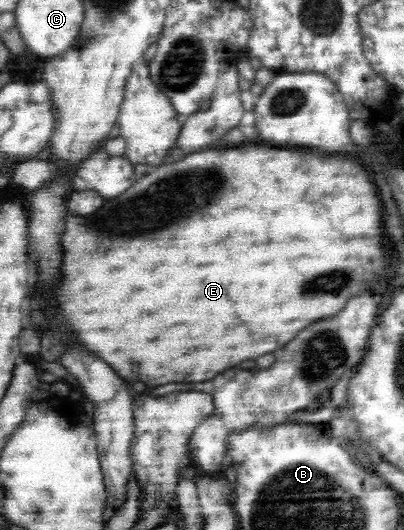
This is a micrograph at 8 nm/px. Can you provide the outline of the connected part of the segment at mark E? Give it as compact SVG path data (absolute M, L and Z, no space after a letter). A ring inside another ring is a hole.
M240 147L240 149L228 149L228 151L202 151L202 153L192 153L188 157L184 157L182 161L168 161L174 165L162 165L156 167L152 173L148 175L140 175L130 186L126 193L120 193L112 199L105 200L100 209L90 213L89 216L79 216L73 213L65 215L65 229L61 232L61 246L64 250L64 255L61 257L62 279L58 281L58 287L53 291L53 297L58 301L58 308L62 309L62 313L58 313L58 323L60 325L70 325L70 329L74 329L74 333L78 333L78 337L82 337L82 345L86 345L86 349L90 349L90 353L98 353L98 357L102 357L122 379L128 381L142 381L148 387L158 387L158 385L166 385L166 383L202 383L202 381L210 381L214 379L218 373L232 369L236 365L240 365L246 359L256 359L260 355L266 355L282 345L286 345L294 333L298 333L302 327L310 325L312 321L320 319L320 317L330 317L338 311L342 311L346 299L356 293L358 289L372 288L375 284L386 275L387 263L384 263L384 251L382 251L382 201L378 197L376 185L372 183L368 171L354 159L348 157L338 157L338 155L312 155L312 153L302 153L302 151L292 151L292 149L266 149L264 147ZM338 271L338 281L330 279L330 273Z

